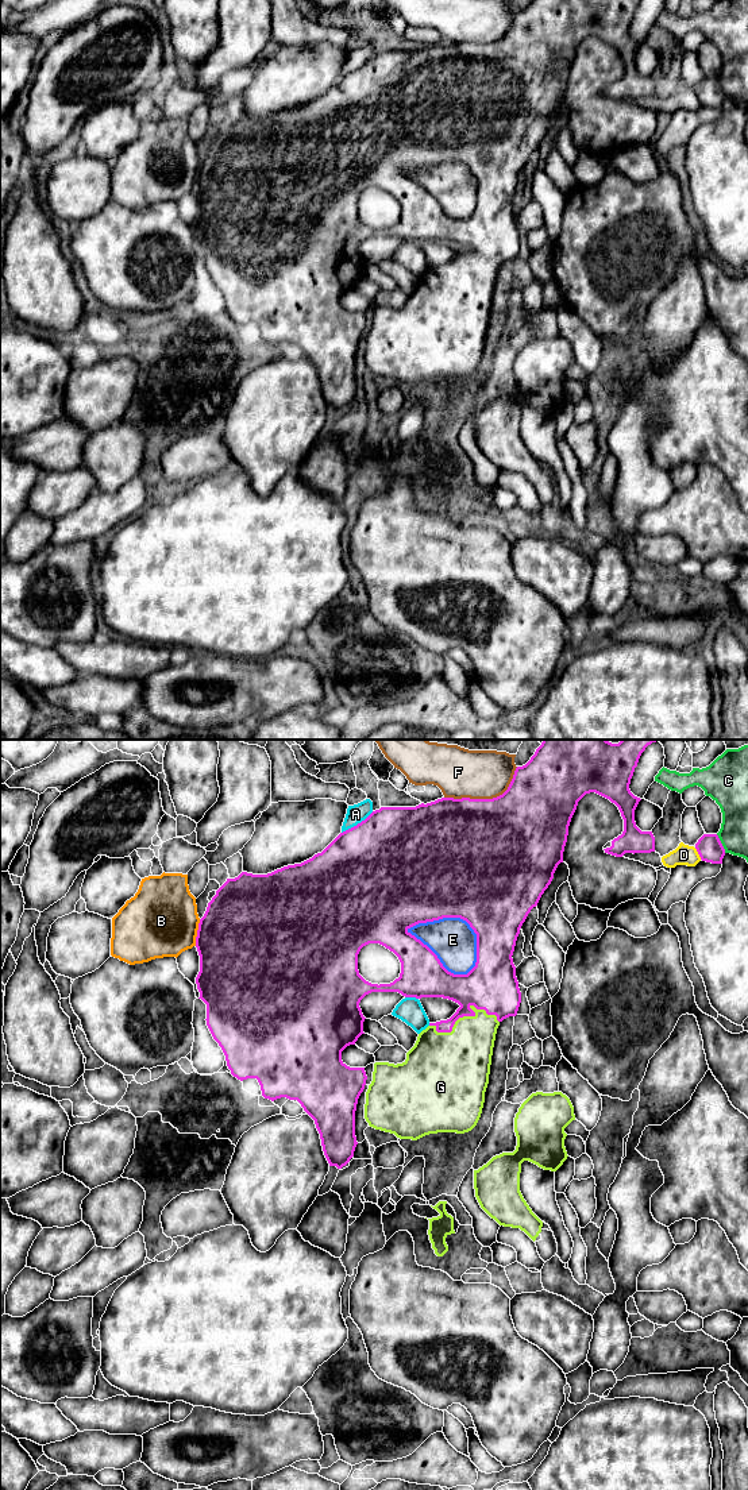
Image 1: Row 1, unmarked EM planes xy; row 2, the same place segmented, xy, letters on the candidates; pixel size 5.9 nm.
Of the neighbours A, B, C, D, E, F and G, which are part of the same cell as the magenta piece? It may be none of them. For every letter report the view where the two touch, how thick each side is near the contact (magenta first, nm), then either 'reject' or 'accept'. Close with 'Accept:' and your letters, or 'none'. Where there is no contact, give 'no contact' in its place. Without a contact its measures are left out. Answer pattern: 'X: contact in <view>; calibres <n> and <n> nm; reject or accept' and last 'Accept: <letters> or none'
A: contact in xy; calibres 500 and 110 nm; reject
B: contact in xy; calibres 500 and 440 nm; reject
C: contact in xy; calibres 150 and 180 nm; reject
D: contact in xy; calibres 150 and 120 nm; reject
E: contact in xy; calibres 260 and 260 nm; reject
F: contact in xy; calibres 500 and 300 nm; reject
G: contact in xy; calibres 300 and 340 nm; accept
Accept: G

